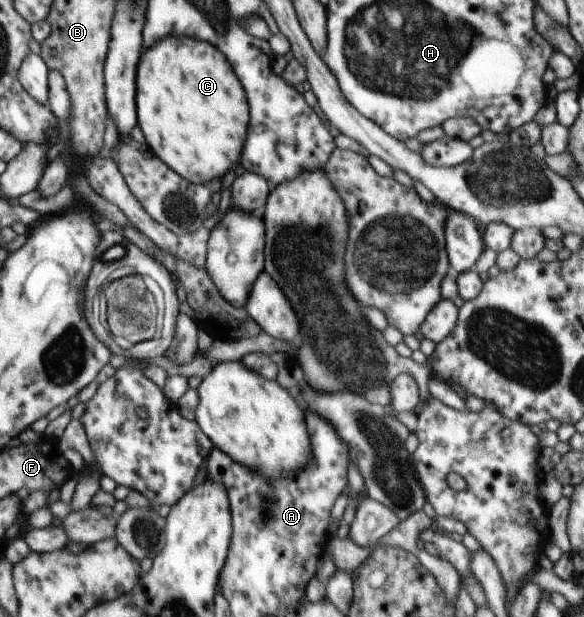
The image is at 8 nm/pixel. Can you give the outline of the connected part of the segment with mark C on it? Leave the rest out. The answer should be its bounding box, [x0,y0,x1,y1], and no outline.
[137,37,250,185]

